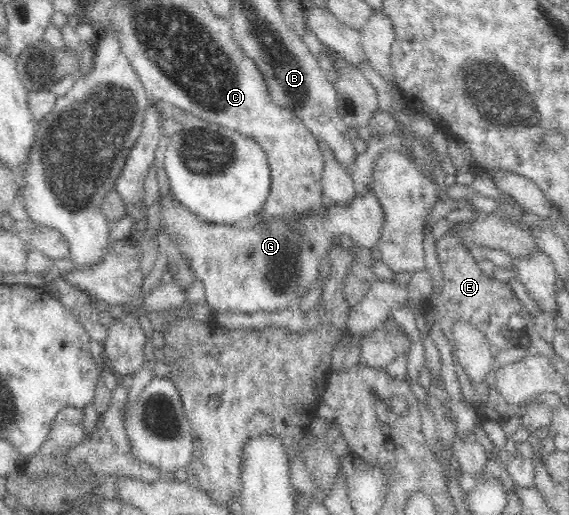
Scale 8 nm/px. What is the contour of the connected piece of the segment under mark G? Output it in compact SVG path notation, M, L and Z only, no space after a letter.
M169 189L159 196L160 231L170 240L170 251L181 256L191 268L194 281L202 281L205 285L207 304L213 312L234 312L234 314L254 315L256 312L284 312L290 306L308 296L310 290L316 288L320 280L320 272L334 246L339 246L342 238L349 237L357 245L372 248L378 244L382 230L383 212L380 203L372 192L356 196L345 205L337 205L325 200L321 209L304 213L299 217L280 217L260 221L254 228L230 228L222 224L208 224L190 212Z

